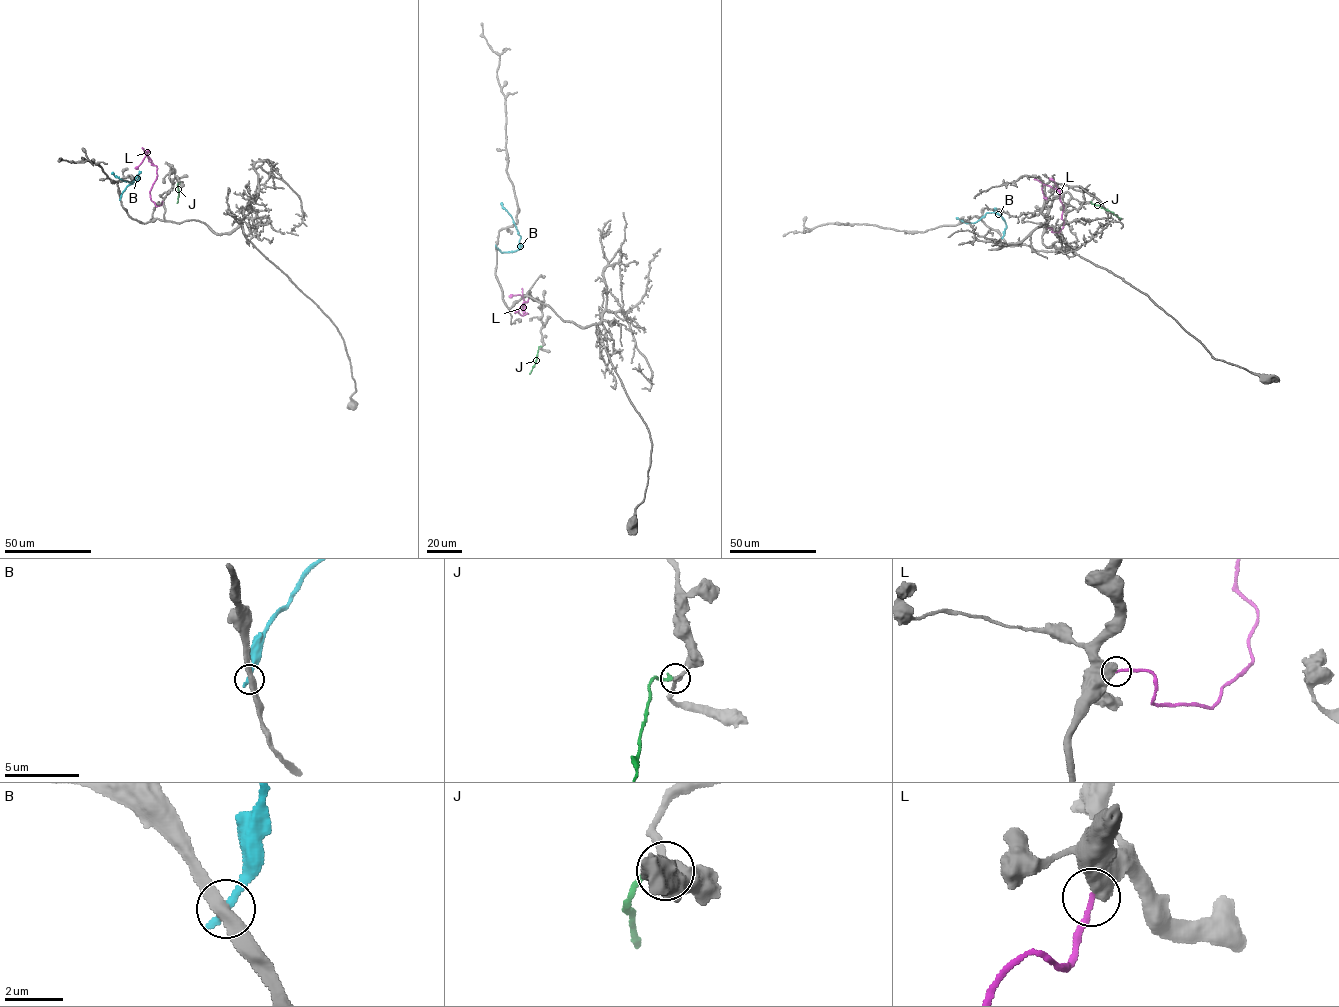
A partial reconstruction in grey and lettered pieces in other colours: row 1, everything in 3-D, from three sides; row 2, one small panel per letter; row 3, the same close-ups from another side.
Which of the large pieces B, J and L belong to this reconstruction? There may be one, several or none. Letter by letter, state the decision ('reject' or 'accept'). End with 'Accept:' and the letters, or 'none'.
B: reject
J: reject
L: reject
Accept: none

